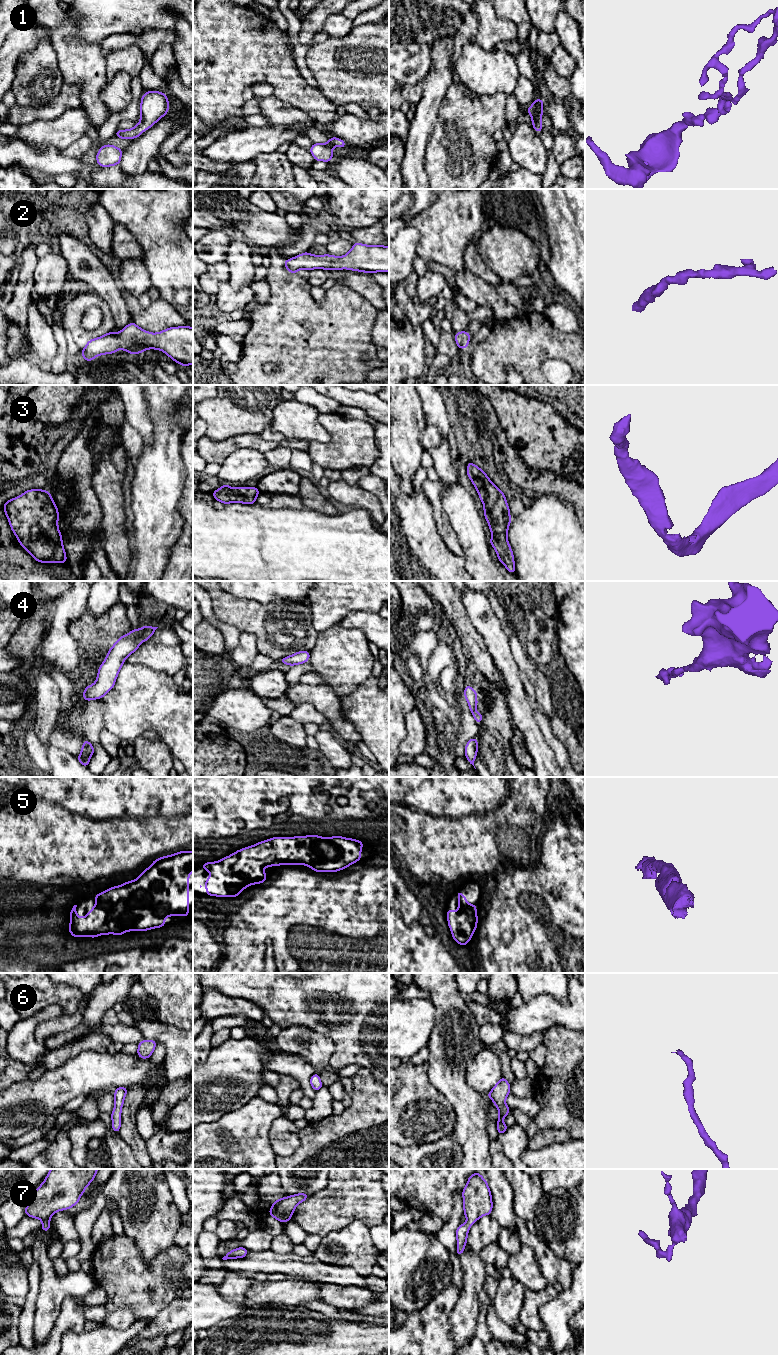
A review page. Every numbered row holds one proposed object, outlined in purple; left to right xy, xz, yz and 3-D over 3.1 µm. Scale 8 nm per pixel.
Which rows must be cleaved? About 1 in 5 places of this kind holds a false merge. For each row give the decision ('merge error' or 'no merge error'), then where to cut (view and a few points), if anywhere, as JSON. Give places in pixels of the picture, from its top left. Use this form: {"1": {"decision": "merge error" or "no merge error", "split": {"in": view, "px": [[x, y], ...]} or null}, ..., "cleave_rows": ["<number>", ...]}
{"1": {"decision": "no merge error", "split": null}, "2": {"decision": "no merge error", "split": null}, "3": {"decision": "no merge error", "split": null}, "4": {"decision": "no merge error", "split": null}, "5": {"decision": "no merge error", "split": null}, "6": {"decision": "no merge error", "split": null}, "7": {"decision": "no merge error", "split": null}, "cleave_rows": []}

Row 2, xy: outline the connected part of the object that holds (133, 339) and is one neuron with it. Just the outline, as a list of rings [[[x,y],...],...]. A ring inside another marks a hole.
[[[131,322],[119,333],[111,331],[89,340],[81,352],[85,361],[92,361],[97,356],[116,353],[119,349],[132,355],[141,354],[146,349],[162,350],[172,360],[187,367],[193,364],[193,328],[186,325],[149,333]]]

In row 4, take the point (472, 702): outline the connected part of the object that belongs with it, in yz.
[[[466,685],[464,689],[464,697],[466,698],[470,711],[475,718],[475,721],[480,724],[483,718],[483,714],[479,714],[476,712],[477,708],[477,691],[474,690],[471,686]]]

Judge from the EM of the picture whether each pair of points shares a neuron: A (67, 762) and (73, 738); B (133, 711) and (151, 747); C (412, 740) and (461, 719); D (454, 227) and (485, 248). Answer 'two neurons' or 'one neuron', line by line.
A: two neurons
B: two neurons
C: two neurons
D: two neurons

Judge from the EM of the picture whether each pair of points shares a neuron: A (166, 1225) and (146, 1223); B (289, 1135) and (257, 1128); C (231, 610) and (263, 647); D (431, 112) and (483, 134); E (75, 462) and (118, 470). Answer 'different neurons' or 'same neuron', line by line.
A: same neuron
B: different neurons
C: same neuron
D: different neurons
E: different neurons

